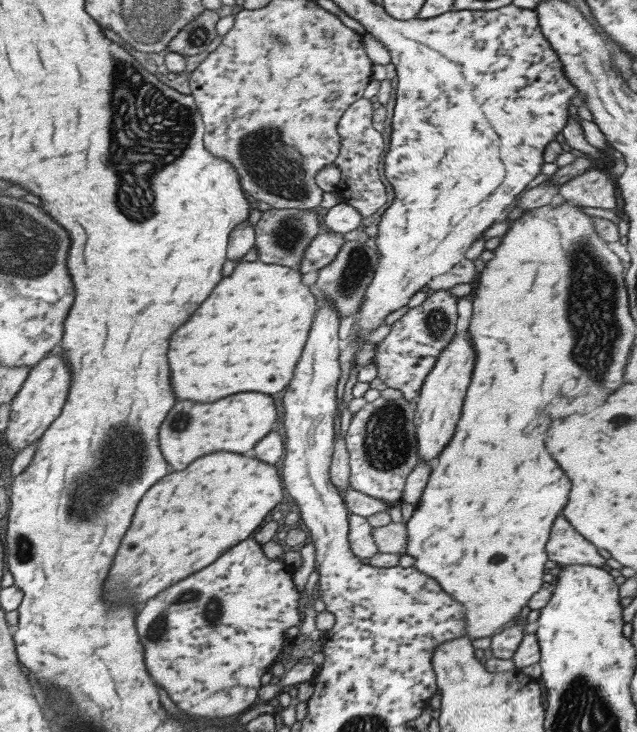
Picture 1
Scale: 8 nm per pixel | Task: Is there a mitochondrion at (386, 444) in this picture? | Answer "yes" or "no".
yes

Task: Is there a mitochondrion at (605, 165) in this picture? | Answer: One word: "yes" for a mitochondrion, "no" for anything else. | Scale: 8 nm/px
no

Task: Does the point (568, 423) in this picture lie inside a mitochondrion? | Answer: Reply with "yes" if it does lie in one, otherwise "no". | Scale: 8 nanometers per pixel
no

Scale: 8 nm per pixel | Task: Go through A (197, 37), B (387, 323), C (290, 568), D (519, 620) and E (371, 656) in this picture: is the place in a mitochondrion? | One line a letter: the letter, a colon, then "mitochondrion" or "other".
A: mitochondrion
B: other
C: other
D: other
E: other

